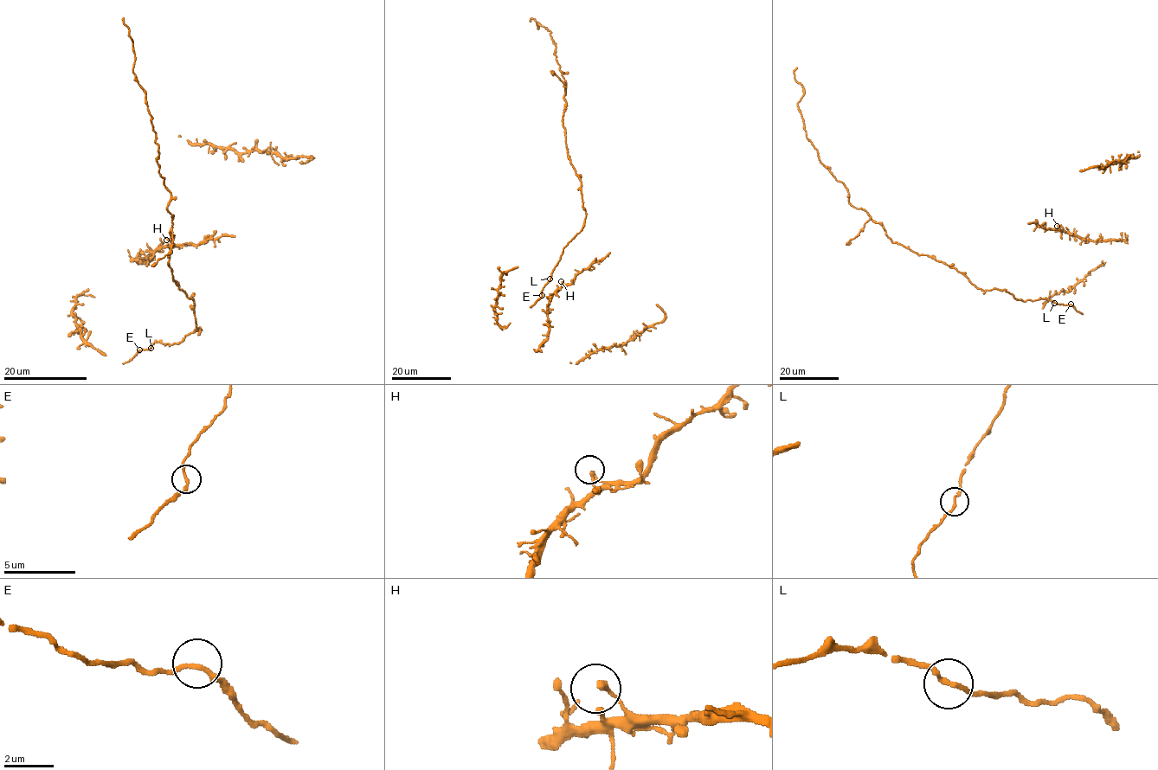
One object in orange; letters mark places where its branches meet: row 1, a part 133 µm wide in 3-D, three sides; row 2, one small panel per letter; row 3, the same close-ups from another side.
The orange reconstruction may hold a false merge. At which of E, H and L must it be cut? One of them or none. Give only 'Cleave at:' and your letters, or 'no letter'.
Cleave at: no letter

